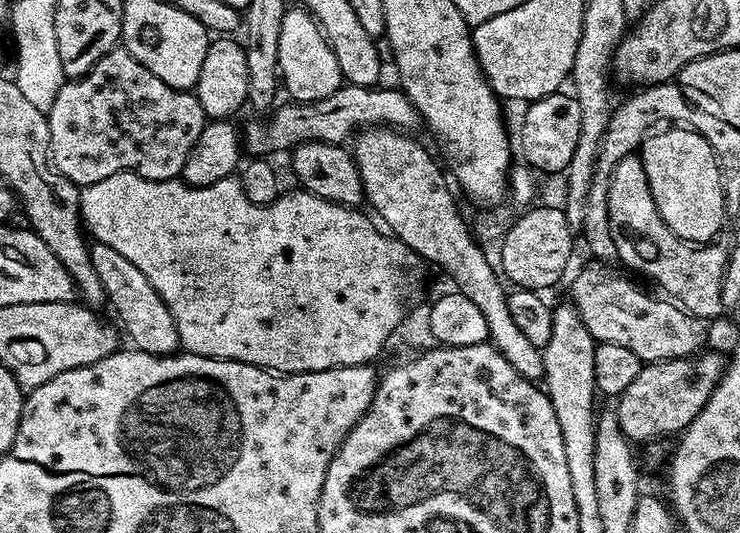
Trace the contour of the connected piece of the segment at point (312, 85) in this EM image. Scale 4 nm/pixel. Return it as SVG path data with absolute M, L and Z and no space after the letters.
M299 6L289 7L282 18L282 34L278 34L278 62L282 66L278 76L282 88L289 92L293 101L313 104L316 100L330 98L334 90L342 87L338 58L326 42L315 18Z

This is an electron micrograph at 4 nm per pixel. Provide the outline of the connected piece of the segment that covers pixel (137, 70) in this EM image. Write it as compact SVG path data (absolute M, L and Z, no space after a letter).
M123 46L114 47L105 56L98 58L96 65L85 76L69 79L62 85L54 98L54 106L50 106L46 115L50 126L50 150L54 166L63 176L70 178L70 182L74 182L78 186L102 182L102 178L110 178L119 172L133 172L147 180L175 180L180 176L182 166L186 162L186 154L190 154L194 142L198 142L198 134L202 134L206 123L204 111L198 102L195 91L166 86L166 82L162 82L162 78L158 78L153 72L146 70L146 66L142 66L142 62L138 62L138 58L131 56L127 48Z

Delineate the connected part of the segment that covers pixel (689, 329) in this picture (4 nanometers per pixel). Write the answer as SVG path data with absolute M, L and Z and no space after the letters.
M588 265L572 280L572 296L576 309L586 322L586 330L601 344L626 346L638 354L642 362L658 364L666 360L684 360L705 347L708 332L705 321L685 312L679 304L667 299L655 300L624 276L607 276L601 265Z

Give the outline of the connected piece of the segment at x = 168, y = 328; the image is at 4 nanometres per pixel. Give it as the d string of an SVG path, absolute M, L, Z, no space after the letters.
M93 243L90 247L90 262L94 264L94 274L98 274L98 282L102 282L102 290L107 307L116 311L115 319L122 329L123 335L133 340L135 347L142 352L149 352L155 356L171 356L180 348L178 328L166 302L150 286L146 274L134 266L118 250L113 250L105 244Z

